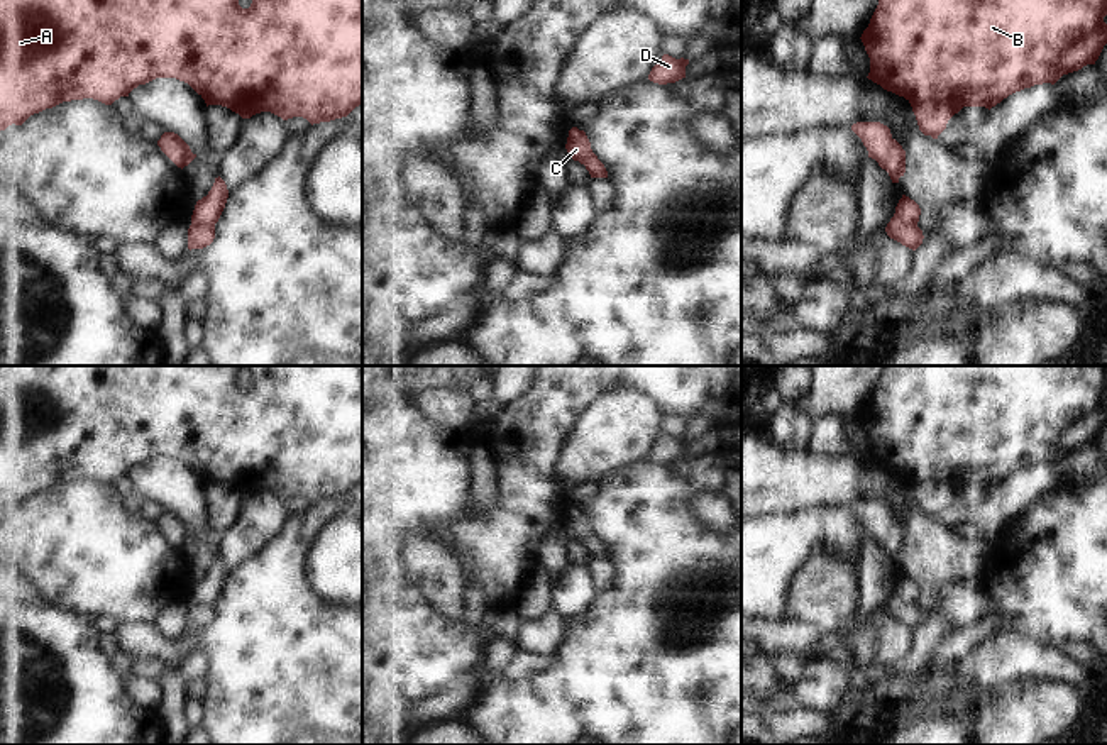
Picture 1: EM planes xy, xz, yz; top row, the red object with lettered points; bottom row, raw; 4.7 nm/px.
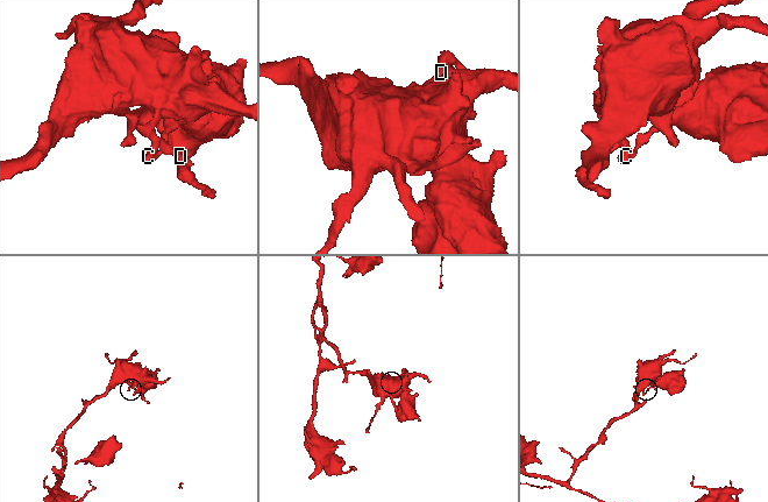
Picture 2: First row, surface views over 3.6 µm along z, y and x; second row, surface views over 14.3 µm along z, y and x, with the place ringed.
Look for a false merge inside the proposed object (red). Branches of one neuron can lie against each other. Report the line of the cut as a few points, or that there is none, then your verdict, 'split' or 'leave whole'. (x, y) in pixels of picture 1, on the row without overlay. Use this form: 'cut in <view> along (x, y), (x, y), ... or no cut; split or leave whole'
cut in yz along (896, 591), (903, 601), (916, 603); split

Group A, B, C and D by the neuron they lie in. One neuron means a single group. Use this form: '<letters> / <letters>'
A B D / C

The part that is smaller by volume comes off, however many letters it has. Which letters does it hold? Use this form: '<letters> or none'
C

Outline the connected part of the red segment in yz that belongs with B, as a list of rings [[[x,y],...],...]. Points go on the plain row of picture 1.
[[[885,366],[862,413],[870,437],[868,459],[904,476],[919,510],[938,518],[963,486],[992,488],[1034,464],[1055,464],[1063,454],[1095,444],[1107,423],[1107,366]]]

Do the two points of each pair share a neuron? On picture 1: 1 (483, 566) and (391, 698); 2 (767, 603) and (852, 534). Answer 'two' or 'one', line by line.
1: two
2: one

